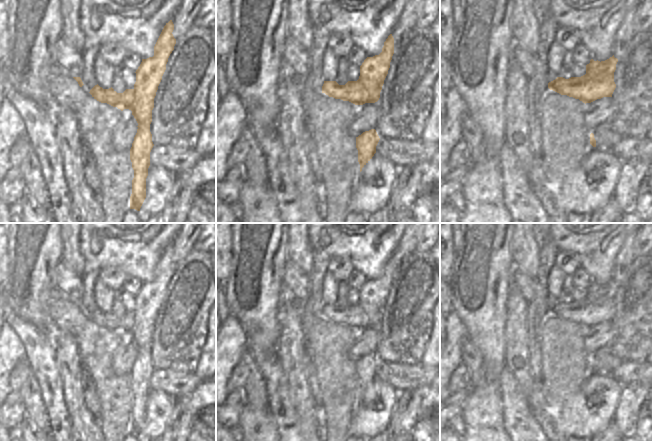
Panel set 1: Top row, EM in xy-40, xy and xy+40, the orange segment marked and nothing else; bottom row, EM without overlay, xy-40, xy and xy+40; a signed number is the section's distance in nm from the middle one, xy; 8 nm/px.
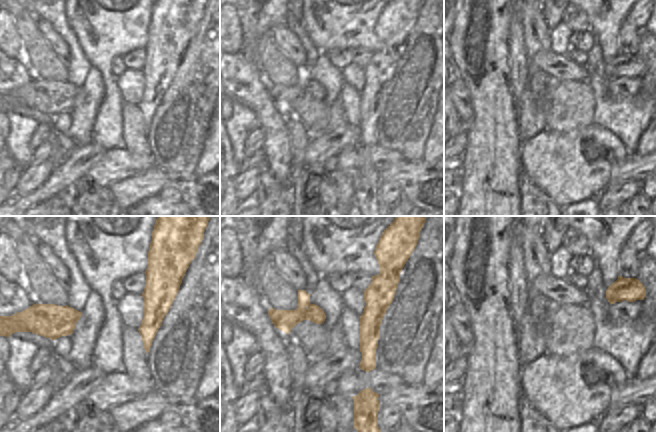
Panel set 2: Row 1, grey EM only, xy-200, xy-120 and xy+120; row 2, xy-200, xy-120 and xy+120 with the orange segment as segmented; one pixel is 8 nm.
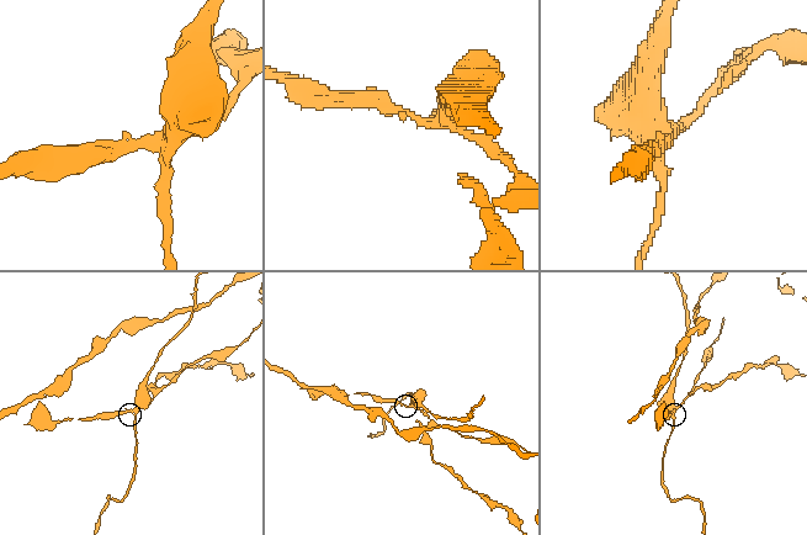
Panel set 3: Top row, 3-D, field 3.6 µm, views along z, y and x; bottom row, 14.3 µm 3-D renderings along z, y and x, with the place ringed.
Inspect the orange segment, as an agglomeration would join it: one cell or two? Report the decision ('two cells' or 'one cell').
two cells

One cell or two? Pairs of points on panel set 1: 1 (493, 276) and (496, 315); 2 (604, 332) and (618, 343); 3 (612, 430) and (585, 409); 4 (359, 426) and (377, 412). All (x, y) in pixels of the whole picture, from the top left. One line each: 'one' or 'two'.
1: one
2: two
3: two
4: one

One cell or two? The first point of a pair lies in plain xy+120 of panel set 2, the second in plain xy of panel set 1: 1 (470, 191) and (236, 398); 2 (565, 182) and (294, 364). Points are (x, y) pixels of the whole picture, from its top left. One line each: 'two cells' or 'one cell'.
1: two cells
2: two cells

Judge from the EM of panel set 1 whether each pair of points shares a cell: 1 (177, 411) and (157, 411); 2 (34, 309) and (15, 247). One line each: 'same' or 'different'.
1: different
2: same

